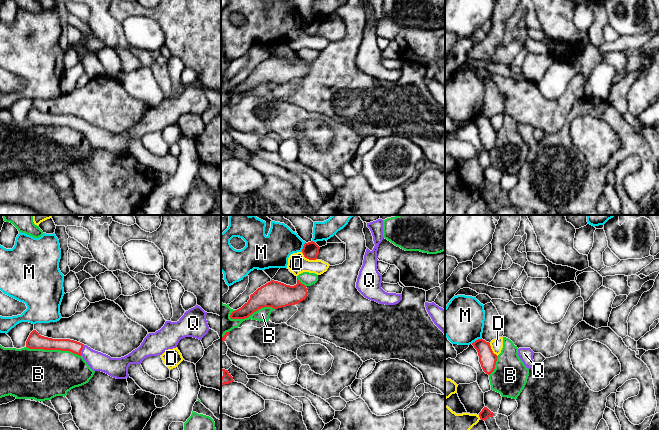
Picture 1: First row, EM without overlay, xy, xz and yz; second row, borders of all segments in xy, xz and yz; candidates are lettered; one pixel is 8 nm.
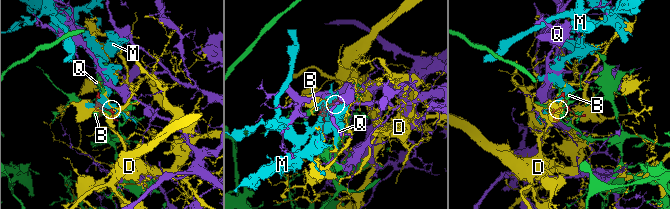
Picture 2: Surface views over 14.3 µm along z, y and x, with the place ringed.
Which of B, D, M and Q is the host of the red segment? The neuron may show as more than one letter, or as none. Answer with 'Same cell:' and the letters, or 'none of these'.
Same cell: Q

